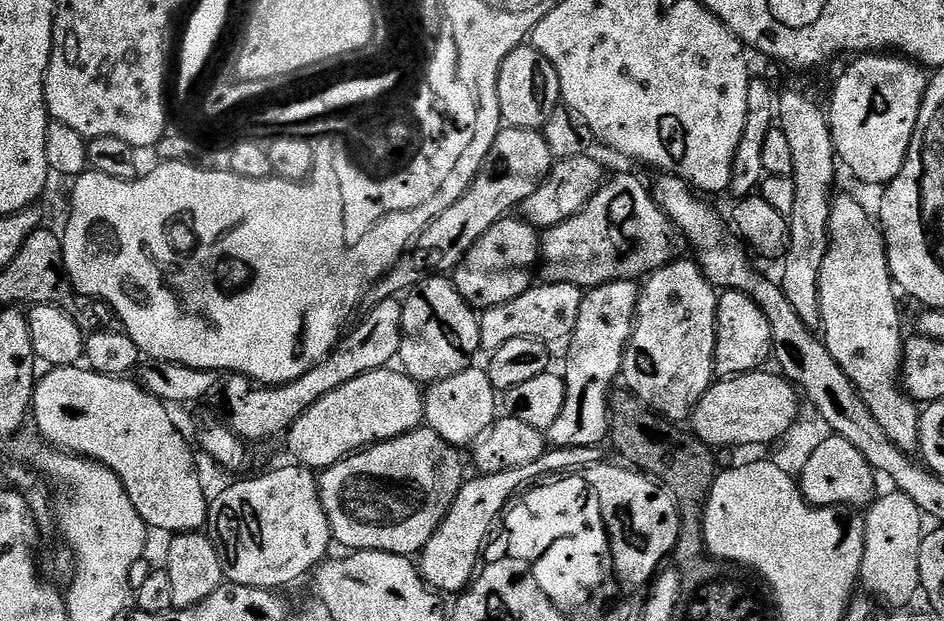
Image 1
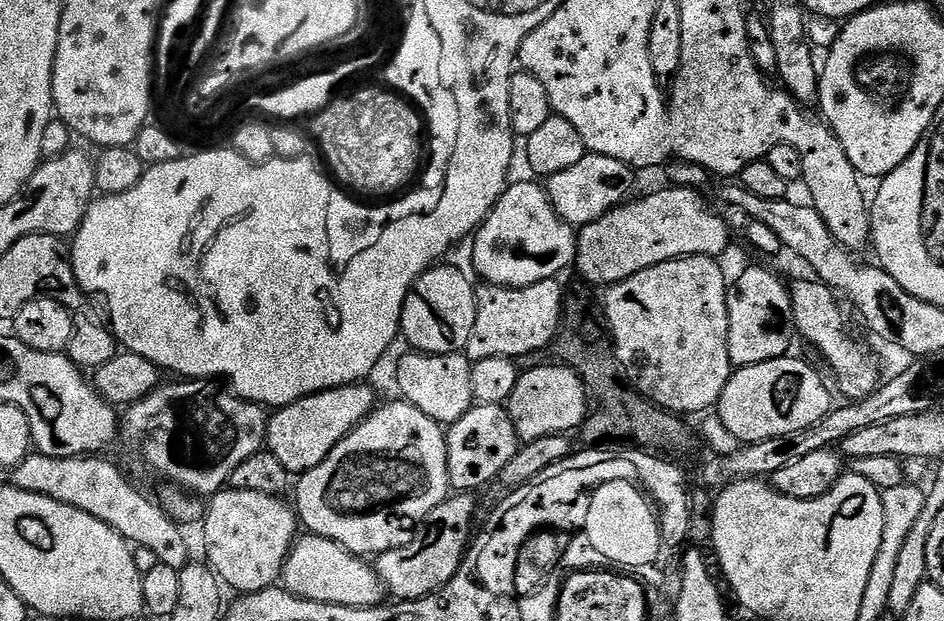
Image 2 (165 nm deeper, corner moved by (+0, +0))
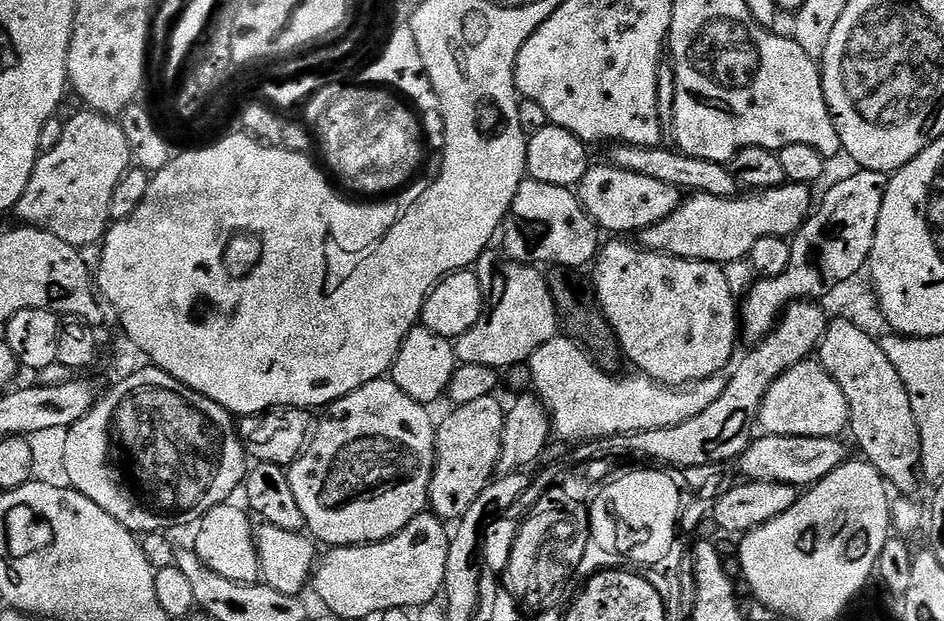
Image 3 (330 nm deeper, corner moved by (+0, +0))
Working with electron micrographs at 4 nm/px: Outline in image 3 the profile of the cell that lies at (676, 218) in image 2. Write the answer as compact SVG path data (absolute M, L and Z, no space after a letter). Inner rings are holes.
M786 182L780 188L766 188L759 194L737 194L735 196L727 196L726 198L714 198L714 194L702 194L701 192L689 195L687 198L681 199L680 204L674 209L672 213L666 218L662 218L662 222L650 225L649 228L644 229L639 233L638 243L640 247L648 249L649 252L662 252L666 256L677 256L678 258L686 258L687 260L705 260L711 264L719 264L721 266L729 266L735 260L743 261L750 254L750 250L754 246L754 242L758 242L758 238L766 238L767 236L783 236L791 238L800 231L805 220L808 219L810 213L814 208L814 196L812 200L813 189L806 184L793 184Z

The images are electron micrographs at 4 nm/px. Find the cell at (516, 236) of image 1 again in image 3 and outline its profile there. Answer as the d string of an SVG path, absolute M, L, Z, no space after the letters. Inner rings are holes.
M525 178L522 186L518 186L518 194L514 194L512 209L508 212L508 219L502 225L502 240L503 236L505 248L503 251L507 259L533 266L555 266L580 270L585 267L583 264L591 265L597 259L602 247L601 229L597 228L588 211L580 205L580 197L573 189L550 186L546 182L538 182L531 178Z

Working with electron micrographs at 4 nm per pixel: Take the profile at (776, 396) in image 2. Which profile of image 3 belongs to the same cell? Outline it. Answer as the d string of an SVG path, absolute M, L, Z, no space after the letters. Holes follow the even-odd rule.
M805 362L786 370L766 390L758 424L770 436L834 436L849 427L846 394L818 362Z

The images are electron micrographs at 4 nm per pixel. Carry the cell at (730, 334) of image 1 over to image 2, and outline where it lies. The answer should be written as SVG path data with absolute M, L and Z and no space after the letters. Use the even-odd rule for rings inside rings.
M748 268L737 280L731 281L728 290L728 349L733 369L754 366L758 362L770 362L774 358L789 355L794 340L792 323L792 293L768 268Z

